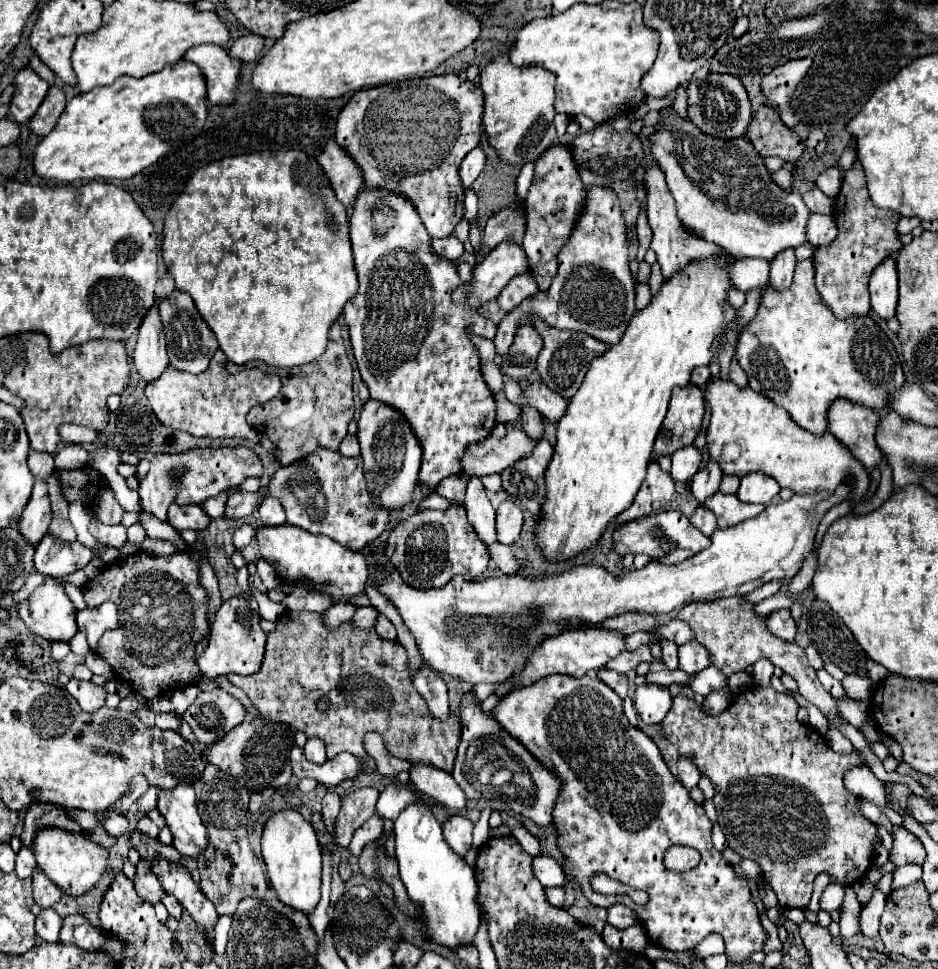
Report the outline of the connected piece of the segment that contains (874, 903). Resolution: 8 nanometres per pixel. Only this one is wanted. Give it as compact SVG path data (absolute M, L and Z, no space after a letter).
M874 890L872 900L862 908L862 916L860 916L860 928L864 936L878 936L878 926L880 926L884 904L886 904L886 894Z

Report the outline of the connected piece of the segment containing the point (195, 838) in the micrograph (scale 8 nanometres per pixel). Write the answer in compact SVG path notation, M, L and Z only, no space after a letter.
M176 786L176 790L162 790L158 794L158 810L174 836L172 846L186 858L198 858L208 846L208 834L198 816L194 788Z

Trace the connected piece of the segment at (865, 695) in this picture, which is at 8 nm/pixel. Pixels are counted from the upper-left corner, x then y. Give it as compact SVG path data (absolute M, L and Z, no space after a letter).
M848 674L842 680L842 685L847 695L854 700L869 702L872 698L873 684L870 678Z

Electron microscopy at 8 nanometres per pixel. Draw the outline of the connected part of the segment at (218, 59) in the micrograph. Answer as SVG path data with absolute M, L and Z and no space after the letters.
M200 44L188 50L186 58L202 68L208 84L208 100L212 104L230 106L236 100L242 62L226 54L224 48L212 44Z

